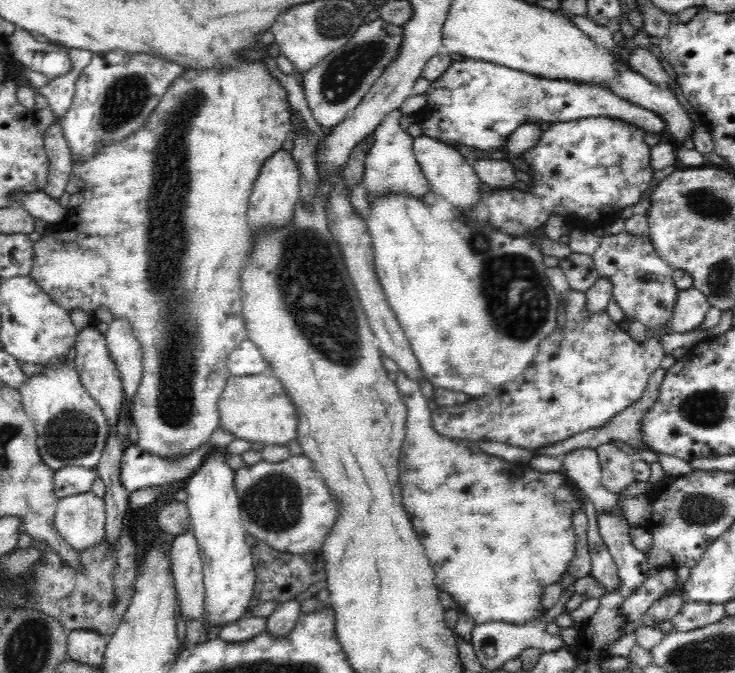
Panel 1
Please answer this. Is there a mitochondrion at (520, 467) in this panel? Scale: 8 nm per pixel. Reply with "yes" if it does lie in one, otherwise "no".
no

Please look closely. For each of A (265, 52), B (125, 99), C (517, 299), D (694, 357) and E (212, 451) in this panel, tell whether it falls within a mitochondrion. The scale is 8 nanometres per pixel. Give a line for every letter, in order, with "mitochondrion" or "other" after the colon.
A: other
B: mitochondrion
C: mitochondrion
D: other
E: other

